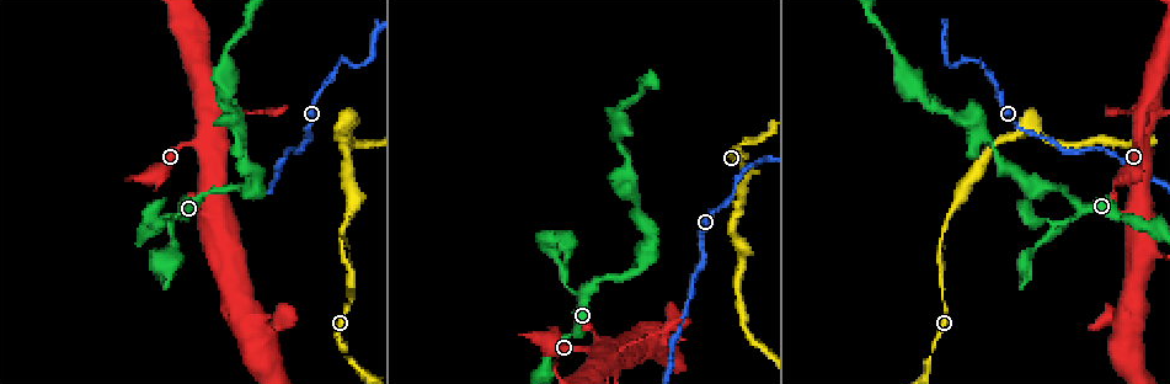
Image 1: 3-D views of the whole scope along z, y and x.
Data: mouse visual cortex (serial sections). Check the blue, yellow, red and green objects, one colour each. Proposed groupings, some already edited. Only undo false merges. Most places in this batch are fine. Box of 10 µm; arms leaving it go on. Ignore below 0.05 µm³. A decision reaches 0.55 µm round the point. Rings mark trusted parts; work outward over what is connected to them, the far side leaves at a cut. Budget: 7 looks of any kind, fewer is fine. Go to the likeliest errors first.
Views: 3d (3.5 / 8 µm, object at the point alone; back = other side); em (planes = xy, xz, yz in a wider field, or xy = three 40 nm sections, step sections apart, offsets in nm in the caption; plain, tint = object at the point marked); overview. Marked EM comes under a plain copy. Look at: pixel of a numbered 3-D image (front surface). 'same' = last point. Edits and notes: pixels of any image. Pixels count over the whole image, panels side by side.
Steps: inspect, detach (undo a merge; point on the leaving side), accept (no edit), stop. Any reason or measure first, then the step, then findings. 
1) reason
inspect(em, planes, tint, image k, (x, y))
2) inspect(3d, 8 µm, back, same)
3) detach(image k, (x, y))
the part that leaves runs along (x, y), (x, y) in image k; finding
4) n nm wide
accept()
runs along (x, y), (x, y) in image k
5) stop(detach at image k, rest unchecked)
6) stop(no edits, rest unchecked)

sharp bend
inspect(3d, 3.5 µm, image 1, (951, 67))

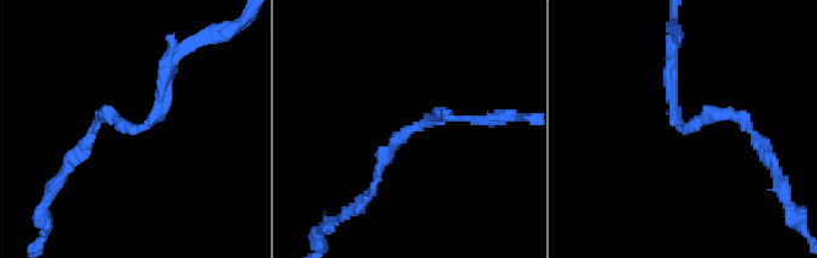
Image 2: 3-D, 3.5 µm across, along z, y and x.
arms of 150, 150 nm
inspect(em, xy, step 5, tint, image 2, (684, 128))

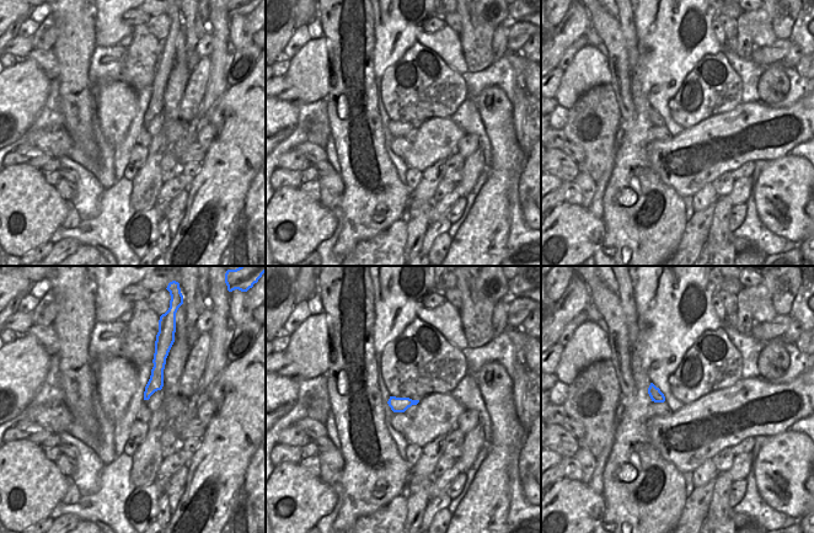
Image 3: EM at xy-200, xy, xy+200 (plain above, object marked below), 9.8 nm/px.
140 nm wide
accept()
runs along (372, 189), (390, 145), (443, 113) in image 2; all the same cell

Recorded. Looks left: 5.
a fork
inspect(3d, 8 µm, image 1, (340, 130))

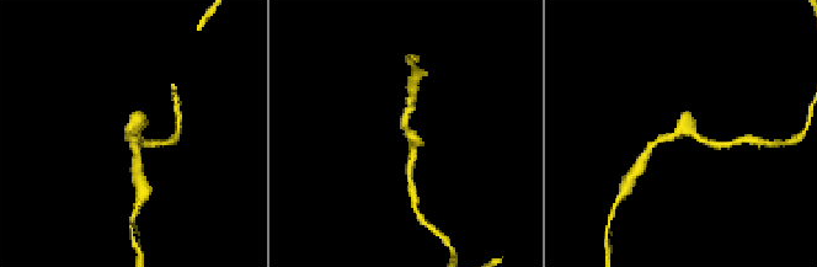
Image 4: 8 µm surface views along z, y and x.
closer look
inspect(3d, 3.5 µm, back, same)

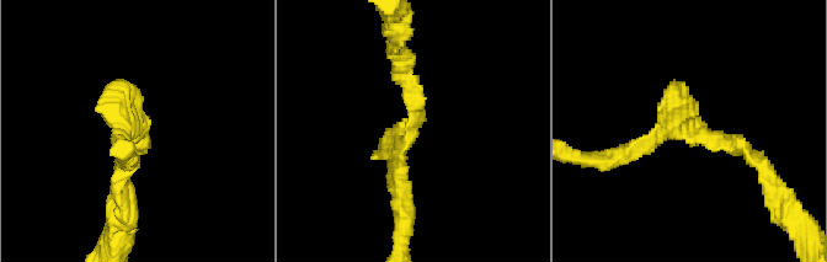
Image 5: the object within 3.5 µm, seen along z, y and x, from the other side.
now the EM
inspect(em, planes, tint, image 5, (679, 130))

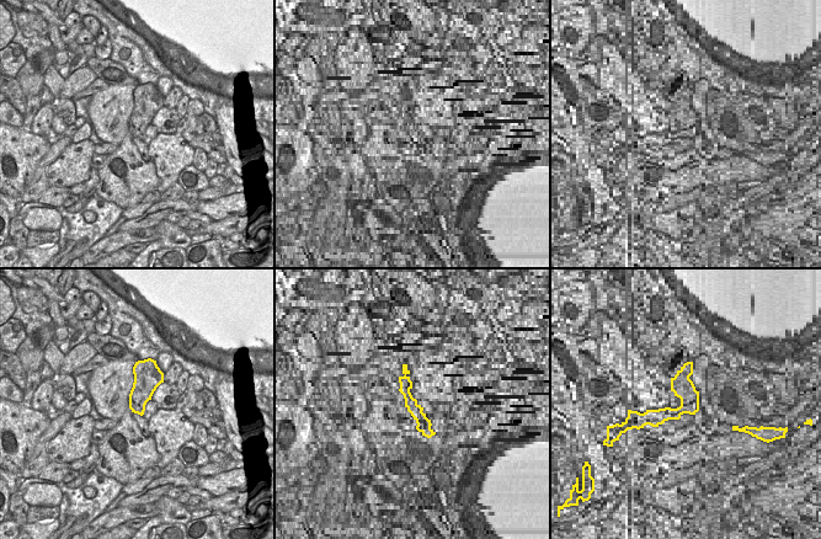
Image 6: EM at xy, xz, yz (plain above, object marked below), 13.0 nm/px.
accept()
runs along (405, 67), (416, 107), (396, 151), (401, 199) in image 5; one cell here

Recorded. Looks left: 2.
three arms meet
inspect(3d, 3.5 µm, image 1, (170, 228))

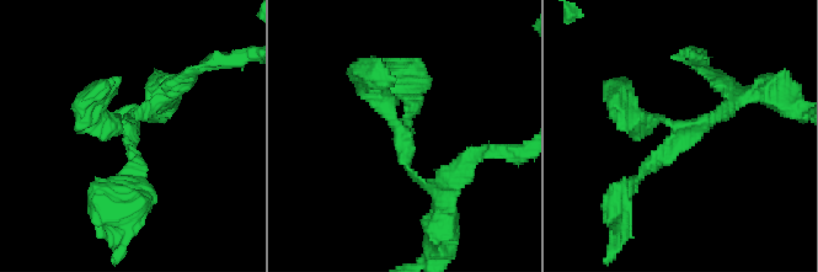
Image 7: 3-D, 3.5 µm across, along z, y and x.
3 arms; arms of 150, 150, 250 nm
inspect(em, planes, tint, image 7, (411, 139))

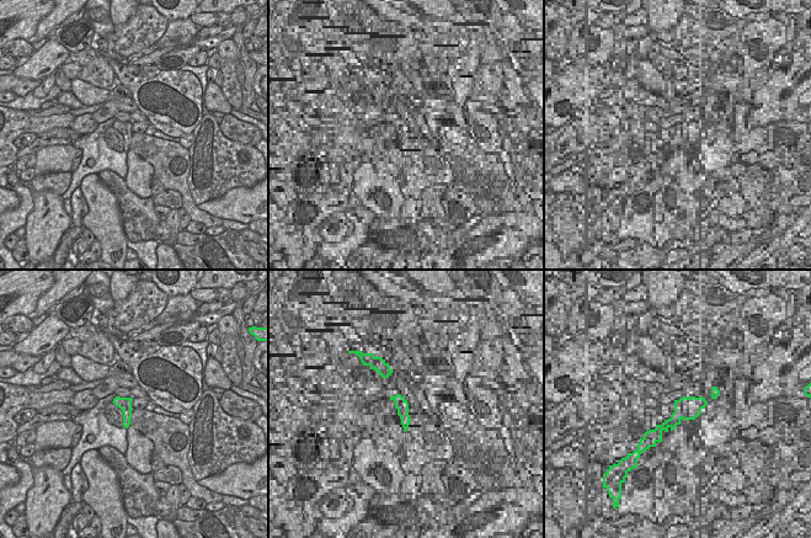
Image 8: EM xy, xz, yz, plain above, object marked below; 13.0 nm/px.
180 nm wide
accept()
runs along (743, 94), (662, 150), (630, 185) in image 7; one cell here

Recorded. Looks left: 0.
stop(no edits, rest unchecked)

